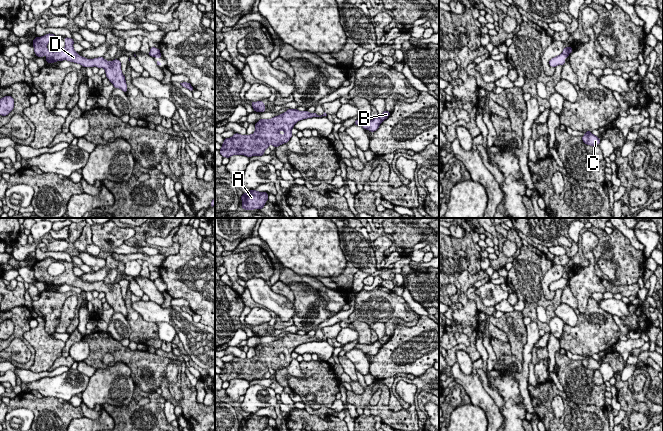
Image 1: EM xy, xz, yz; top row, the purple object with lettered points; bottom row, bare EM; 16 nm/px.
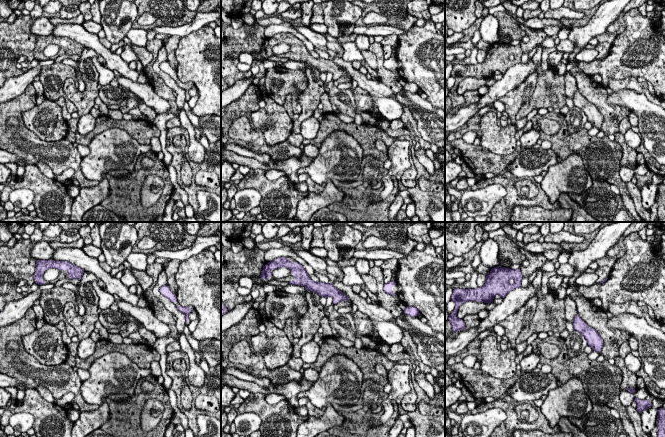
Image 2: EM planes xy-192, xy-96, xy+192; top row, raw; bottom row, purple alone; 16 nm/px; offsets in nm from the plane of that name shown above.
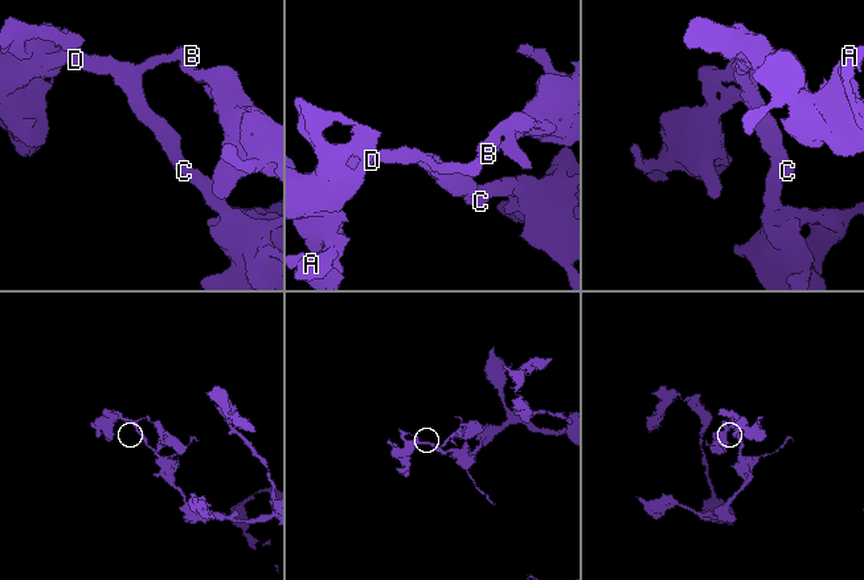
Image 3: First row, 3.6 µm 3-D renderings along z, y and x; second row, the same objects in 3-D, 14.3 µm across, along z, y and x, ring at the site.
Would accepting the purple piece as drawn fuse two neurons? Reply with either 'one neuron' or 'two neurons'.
two neurons

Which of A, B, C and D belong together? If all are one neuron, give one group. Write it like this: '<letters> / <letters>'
A C D / B

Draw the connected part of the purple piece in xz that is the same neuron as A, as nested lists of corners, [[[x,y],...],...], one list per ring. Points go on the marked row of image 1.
[[[250,190],[241,196],[241,200],[242,209],[245,210],[262,209],[265,205],[265,202],[268,200],[268,193]]]

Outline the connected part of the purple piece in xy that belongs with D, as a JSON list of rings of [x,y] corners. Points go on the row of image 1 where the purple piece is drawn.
[[[46,34],[41,37],[36,37],[33,40],[34,52],[37,57],[43,58],[44,55],[47,56],[47,63],[54,63],[56,61],[67,60],[82,65],[83,67],[93,67],[104,68],[106,77],[114,85],[114,88],[119,88],[123,92],[127,93],[127,84],[125,76],[121,70],[121,62],[118,59],[113,61],[107,61],[104,57],[98,57],[94,59],[86,59],[76,52],[73,48],[74,40],[65,37],[65,48],[58,52],[49,52],[47,44],[53,38],[56,38],[54,34]]]

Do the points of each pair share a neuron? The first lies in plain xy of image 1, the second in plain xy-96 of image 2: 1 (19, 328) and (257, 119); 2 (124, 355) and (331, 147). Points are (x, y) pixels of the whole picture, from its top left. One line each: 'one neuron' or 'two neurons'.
1: two neurons
2: two neurons

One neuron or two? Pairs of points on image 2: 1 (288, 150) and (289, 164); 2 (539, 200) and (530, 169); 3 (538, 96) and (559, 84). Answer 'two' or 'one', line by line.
1: two
2: two
3: one

